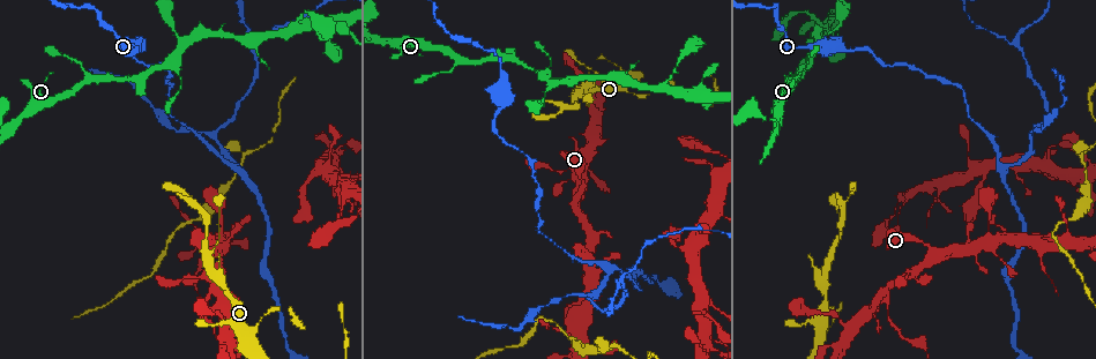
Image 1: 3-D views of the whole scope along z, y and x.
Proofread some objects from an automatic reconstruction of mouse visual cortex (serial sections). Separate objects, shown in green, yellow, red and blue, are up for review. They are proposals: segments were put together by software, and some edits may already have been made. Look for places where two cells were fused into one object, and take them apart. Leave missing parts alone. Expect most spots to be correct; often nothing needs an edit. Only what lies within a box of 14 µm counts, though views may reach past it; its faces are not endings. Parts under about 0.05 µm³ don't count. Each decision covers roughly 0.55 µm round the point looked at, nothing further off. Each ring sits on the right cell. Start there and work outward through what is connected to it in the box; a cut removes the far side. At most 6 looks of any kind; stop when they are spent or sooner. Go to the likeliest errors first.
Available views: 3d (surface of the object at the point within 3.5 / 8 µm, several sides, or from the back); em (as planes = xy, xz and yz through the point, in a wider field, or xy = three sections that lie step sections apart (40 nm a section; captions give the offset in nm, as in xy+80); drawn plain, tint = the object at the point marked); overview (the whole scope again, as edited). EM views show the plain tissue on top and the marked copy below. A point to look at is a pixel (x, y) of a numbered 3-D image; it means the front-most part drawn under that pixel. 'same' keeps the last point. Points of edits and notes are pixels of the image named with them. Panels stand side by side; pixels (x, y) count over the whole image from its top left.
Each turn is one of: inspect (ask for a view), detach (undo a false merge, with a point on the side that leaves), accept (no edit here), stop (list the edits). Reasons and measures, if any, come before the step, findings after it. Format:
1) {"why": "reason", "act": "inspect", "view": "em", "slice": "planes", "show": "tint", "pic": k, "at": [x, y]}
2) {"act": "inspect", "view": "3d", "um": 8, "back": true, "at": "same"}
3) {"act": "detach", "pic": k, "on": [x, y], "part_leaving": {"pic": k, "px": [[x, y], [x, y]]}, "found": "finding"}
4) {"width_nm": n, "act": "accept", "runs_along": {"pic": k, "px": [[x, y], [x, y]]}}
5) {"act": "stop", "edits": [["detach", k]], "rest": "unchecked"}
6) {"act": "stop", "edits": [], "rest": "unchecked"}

{"why": "branch point", "act": "inspect", "view": "3d", "um": 3.5, "pic": 1, "at": [236, 166]}

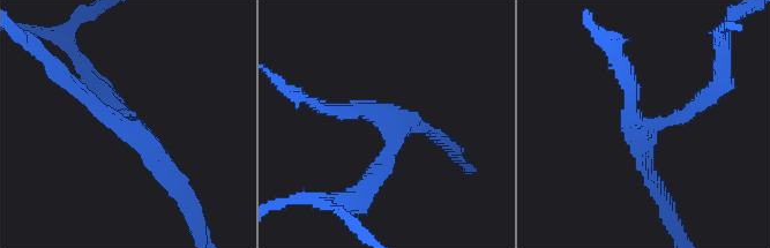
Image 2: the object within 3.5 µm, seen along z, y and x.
{"why": "now the EM", "act": "inspect", "view": "em", "slice": "xy", "step": 3, "show": "tint", "pic": 2, "at": [646, 125]}

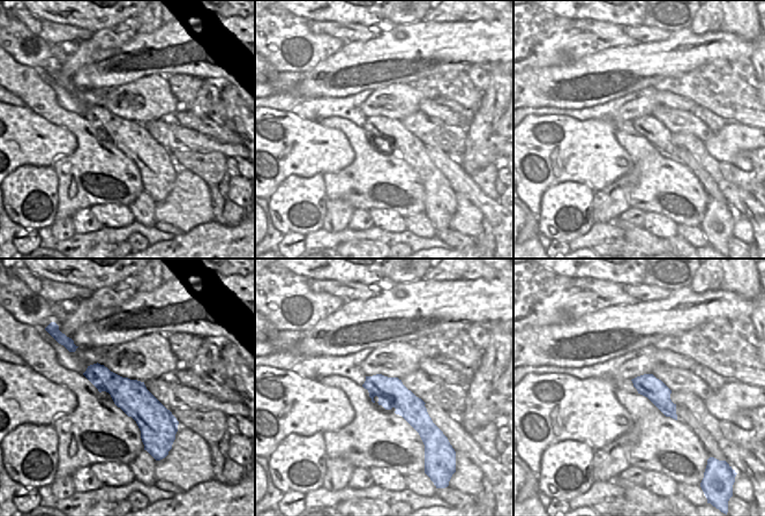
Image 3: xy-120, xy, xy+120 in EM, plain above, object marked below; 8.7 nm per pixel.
{"act": "accept", "runs_along": {"pic": 3, "px": [[90, 368], [151, 421], [151, 441]]}, "found": "continuous, no second cell"}

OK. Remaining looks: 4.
{"why": "two arms at a narrow angle", "act": "inspect", "view": "3d", "um": 8, "pic": 1, "at": [207, 255]}

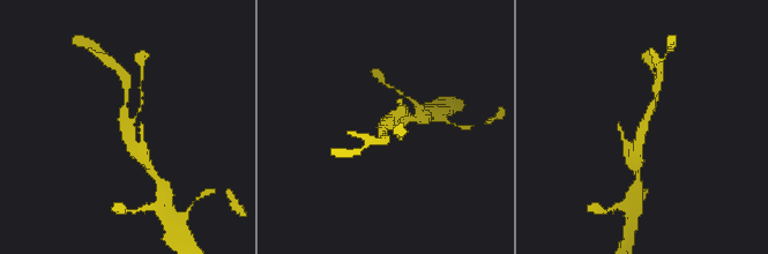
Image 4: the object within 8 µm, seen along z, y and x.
{"why": "closer look", "act": "inspect", "view": "3d", "um": 3.5, "pic": 4, "at": [384, 128]}

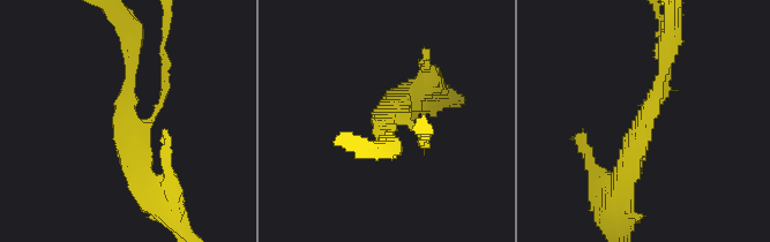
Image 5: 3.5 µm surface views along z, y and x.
{"arms": 3, "arm_widths_nm": [100, 200, 350], "why": "shape alone is not enough", "act": "inspect", "view": "em", "slice": "xy", "step": 1, "show": "tint", "pic": 5, "at": [389, 114]}

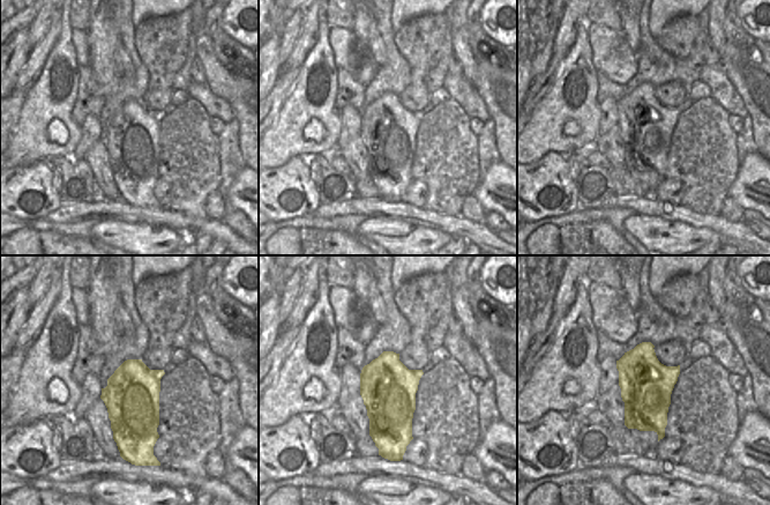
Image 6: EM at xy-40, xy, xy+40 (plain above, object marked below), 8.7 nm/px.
{"act": "accept", "runs_along": {"pic": 5, "px": [[614, 199], [665, 66]]}, "found": "all the same cell"}

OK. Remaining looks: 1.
{"act": "stop", "edits": [], "rest": "unchecked"}

